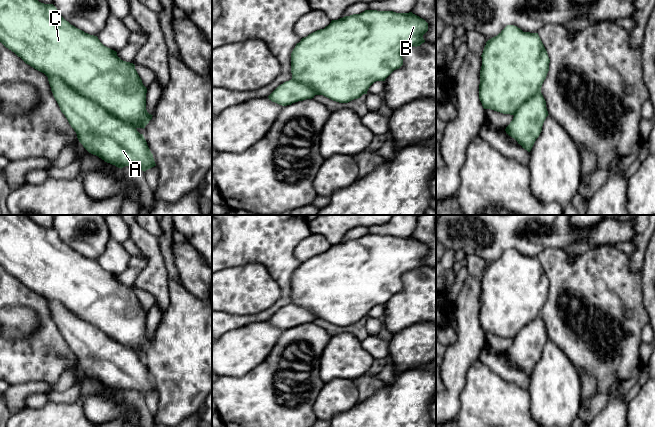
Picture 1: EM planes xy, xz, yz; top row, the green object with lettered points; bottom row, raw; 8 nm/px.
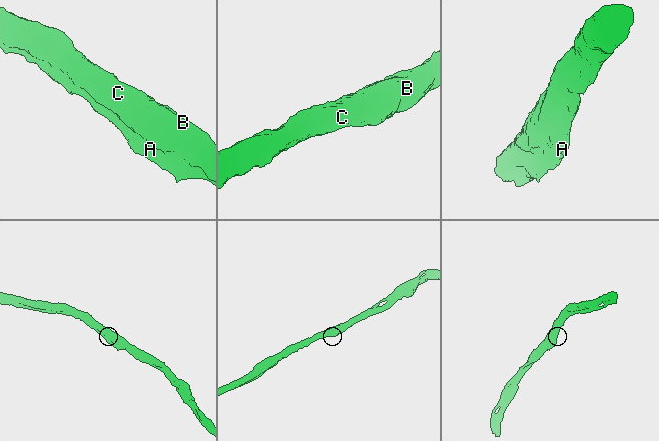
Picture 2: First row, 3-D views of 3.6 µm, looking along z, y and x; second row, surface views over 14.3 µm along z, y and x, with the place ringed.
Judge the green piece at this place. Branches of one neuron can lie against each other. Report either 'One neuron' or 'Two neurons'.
One neuron

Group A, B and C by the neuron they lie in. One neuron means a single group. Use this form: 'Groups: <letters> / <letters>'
Groups: A B C

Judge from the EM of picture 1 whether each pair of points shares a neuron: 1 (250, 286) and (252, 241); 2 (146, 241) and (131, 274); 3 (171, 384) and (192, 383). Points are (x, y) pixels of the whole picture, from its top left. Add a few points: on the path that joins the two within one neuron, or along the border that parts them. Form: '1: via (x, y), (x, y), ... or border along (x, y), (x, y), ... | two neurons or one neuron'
1: border along (228, 268), (234, 265), (260, 263), (271, 276) | two neurons
2: border along (141, 271), (132, 286) | two neurons
3: via (176, 383), (187, 383) | one neuron

